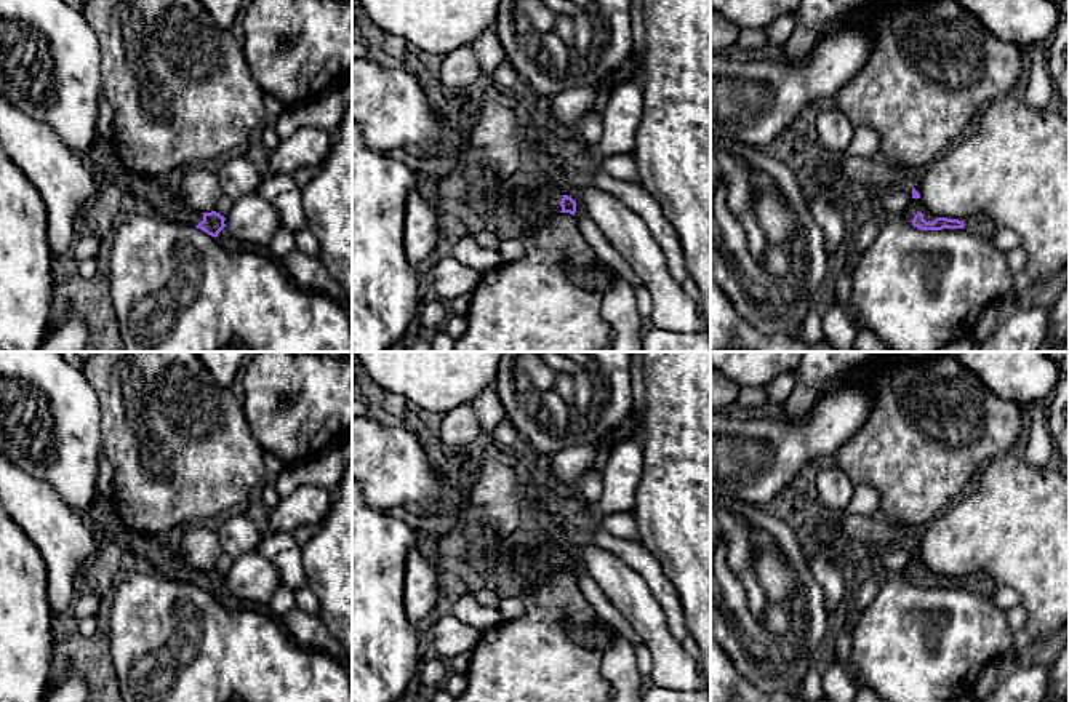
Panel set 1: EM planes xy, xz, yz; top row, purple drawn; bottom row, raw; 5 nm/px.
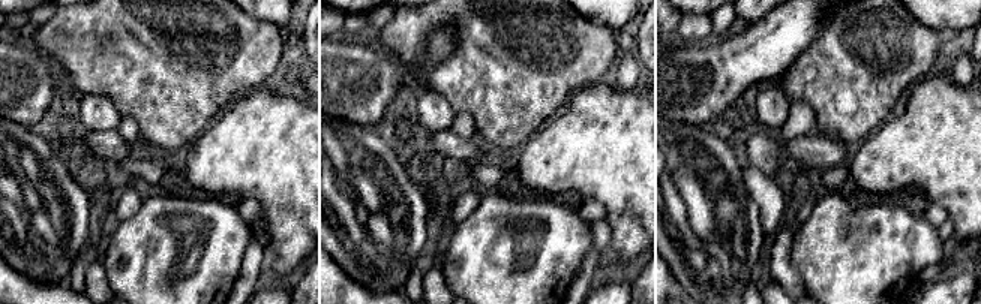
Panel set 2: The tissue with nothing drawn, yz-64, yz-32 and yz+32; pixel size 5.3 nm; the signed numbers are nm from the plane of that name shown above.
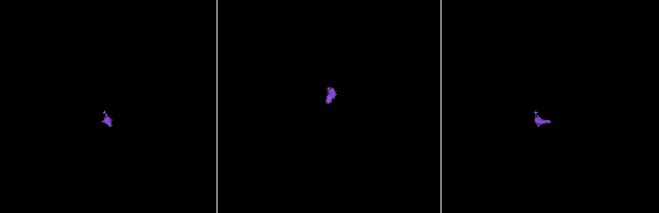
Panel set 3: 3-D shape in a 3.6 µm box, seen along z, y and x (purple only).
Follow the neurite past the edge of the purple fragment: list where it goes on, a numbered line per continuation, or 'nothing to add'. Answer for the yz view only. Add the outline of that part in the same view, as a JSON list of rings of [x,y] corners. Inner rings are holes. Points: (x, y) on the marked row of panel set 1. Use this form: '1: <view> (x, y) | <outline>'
1: yz (916, 205) | [[[912,198],[911,205],[907,206],[907,209],[904,211],[903,217],[907,219],[909,222],[914,219],[914,216],[917,213],[923,214],[923,219],[927,222],[933,222],[936,219],[936,216],[933,216],[925,205],[922,203],[920,198]]]

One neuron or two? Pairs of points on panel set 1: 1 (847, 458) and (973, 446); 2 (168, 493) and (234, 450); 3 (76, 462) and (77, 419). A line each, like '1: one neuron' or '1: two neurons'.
1: one neuron
2: one neuron
3: one neuron

